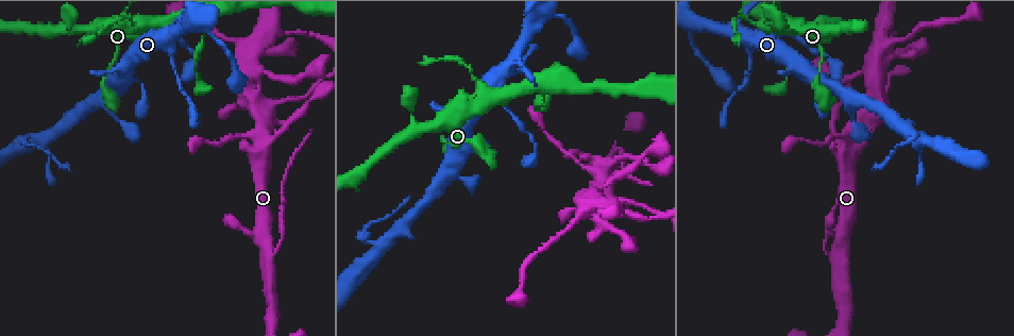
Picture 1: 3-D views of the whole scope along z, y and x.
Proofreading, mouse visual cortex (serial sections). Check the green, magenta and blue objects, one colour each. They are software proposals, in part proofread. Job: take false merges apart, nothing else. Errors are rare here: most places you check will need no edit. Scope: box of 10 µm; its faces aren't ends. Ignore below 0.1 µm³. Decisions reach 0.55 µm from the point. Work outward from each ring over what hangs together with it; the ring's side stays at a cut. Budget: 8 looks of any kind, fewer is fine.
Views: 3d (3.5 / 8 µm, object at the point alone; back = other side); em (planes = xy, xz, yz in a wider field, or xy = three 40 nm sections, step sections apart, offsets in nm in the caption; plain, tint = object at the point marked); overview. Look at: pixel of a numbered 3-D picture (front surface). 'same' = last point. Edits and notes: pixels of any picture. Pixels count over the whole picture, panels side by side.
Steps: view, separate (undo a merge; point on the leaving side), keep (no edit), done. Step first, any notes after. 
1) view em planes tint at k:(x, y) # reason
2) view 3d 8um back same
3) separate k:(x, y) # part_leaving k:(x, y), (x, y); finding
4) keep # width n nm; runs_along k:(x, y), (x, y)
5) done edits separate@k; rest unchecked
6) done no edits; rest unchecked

view 3d 8um back at 1:(192, 27)

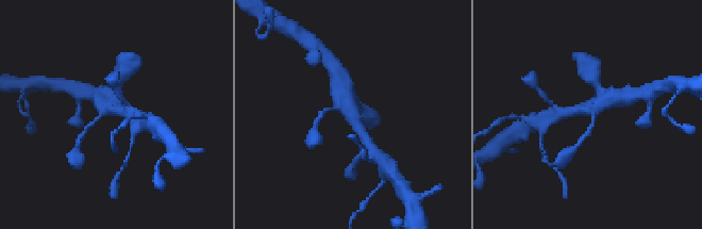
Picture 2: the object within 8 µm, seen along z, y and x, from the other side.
view 3d 3.5um same # closer look

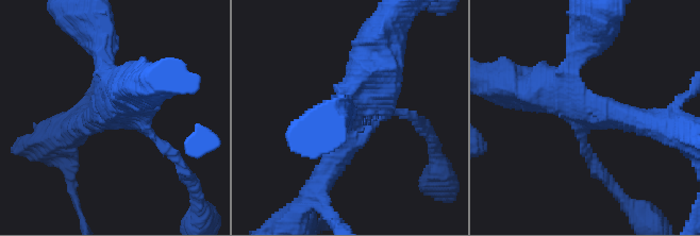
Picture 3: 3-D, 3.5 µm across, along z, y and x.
view em xy step 2 tint at 3:(354, 126) # arms 4; arm_widths 150, 300, 350, 450 nm; shape alone is not enough

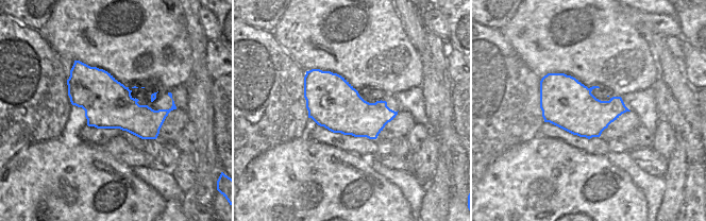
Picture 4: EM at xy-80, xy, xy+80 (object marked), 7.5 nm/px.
keep # width 380 nm; runs_along 3:(319, 183), (352, 106), (388, 82); one cell here

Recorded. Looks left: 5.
view 3d 3.5um at 1:(605, 191) # small branch off a trunk

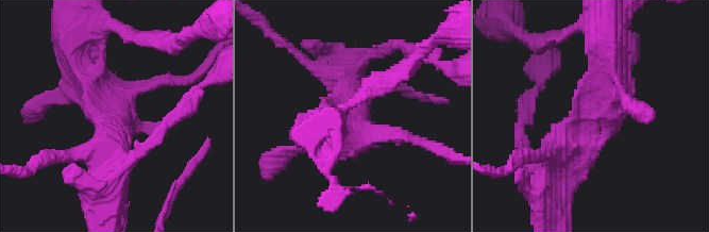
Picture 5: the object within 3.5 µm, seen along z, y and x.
view em xy step 1 tint at 5:(108, 106)

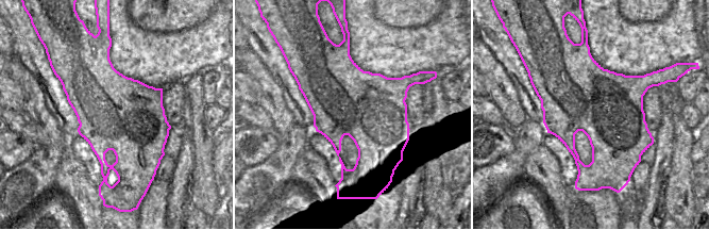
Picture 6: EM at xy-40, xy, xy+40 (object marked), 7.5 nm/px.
keep # runs_along 5:(554, 152), (611, 93), (608, 47); one cell here

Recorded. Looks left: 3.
view 3d 3.5um back at 1:(447, 175)

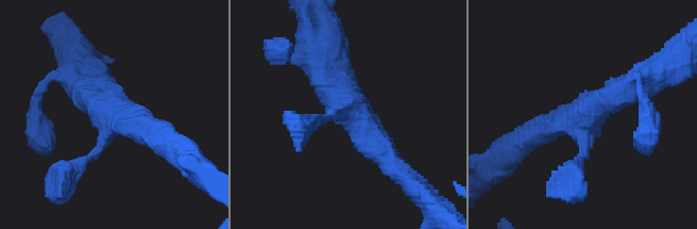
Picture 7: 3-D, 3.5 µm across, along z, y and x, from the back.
view em planes tint at 7:(590, 114)

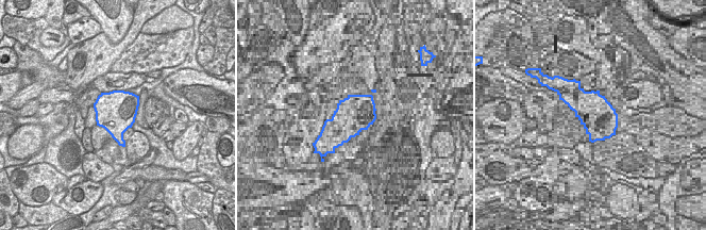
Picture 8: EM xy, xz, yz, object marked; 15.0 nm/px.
keep # runs_along 7:(316, 58), (339, 101), (391, 161); all the same cell

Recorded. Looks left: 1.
done no edits; rest unchecked

